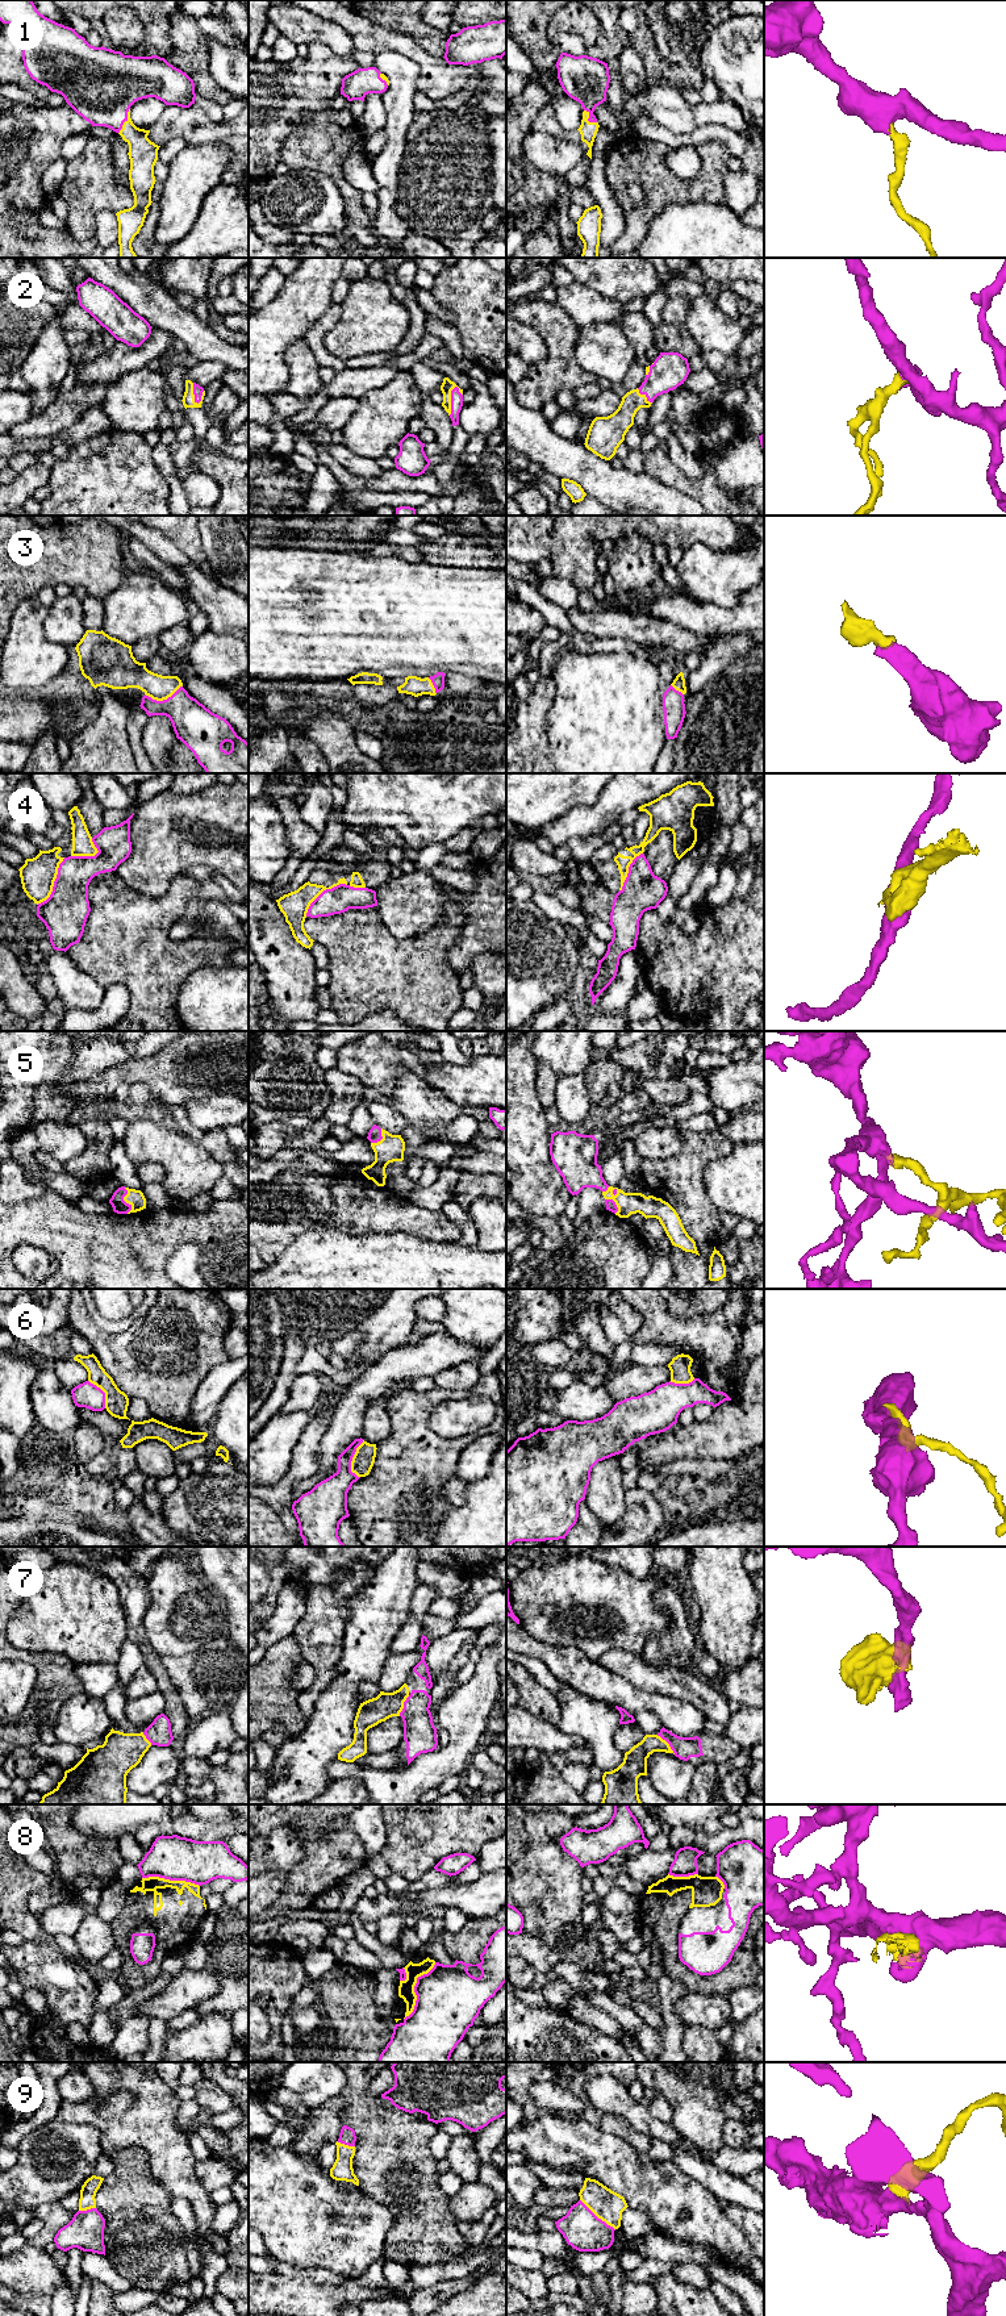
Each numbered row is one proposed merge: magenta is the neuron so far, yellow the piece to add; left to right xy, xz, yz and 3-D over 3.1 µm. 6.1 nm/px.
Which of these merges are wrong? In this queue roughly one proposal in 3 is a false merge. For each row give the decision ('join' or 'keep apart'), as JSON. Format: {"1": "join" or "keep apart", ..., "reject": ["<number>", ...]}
{"1": "join", "2": "join", "3": "join", "4": "keep apart", "5": "join", "6": "keep apart", "7": "join", "8": "keep apart", "9": "join", "reject": ["4", "6", "8"]}

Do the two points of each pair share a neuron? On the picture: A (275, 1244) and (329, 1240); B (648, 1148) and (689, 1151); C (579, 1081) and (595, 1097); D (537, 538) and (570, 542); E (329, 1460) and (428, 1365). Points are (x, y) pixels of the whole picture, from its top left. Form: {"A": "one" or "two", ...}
{"A": "two", "B": "two", "C": "two", "D": "two", "E": "one"}

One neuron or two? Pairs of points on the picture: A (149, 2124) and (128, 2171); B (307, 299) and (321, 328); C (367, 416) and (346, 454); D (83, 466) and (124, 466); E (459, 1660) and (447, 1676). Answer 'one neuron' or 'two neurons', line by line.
A: two neurons
B: two neurons
C: two neurons
D: one neuron
E: one neuron

